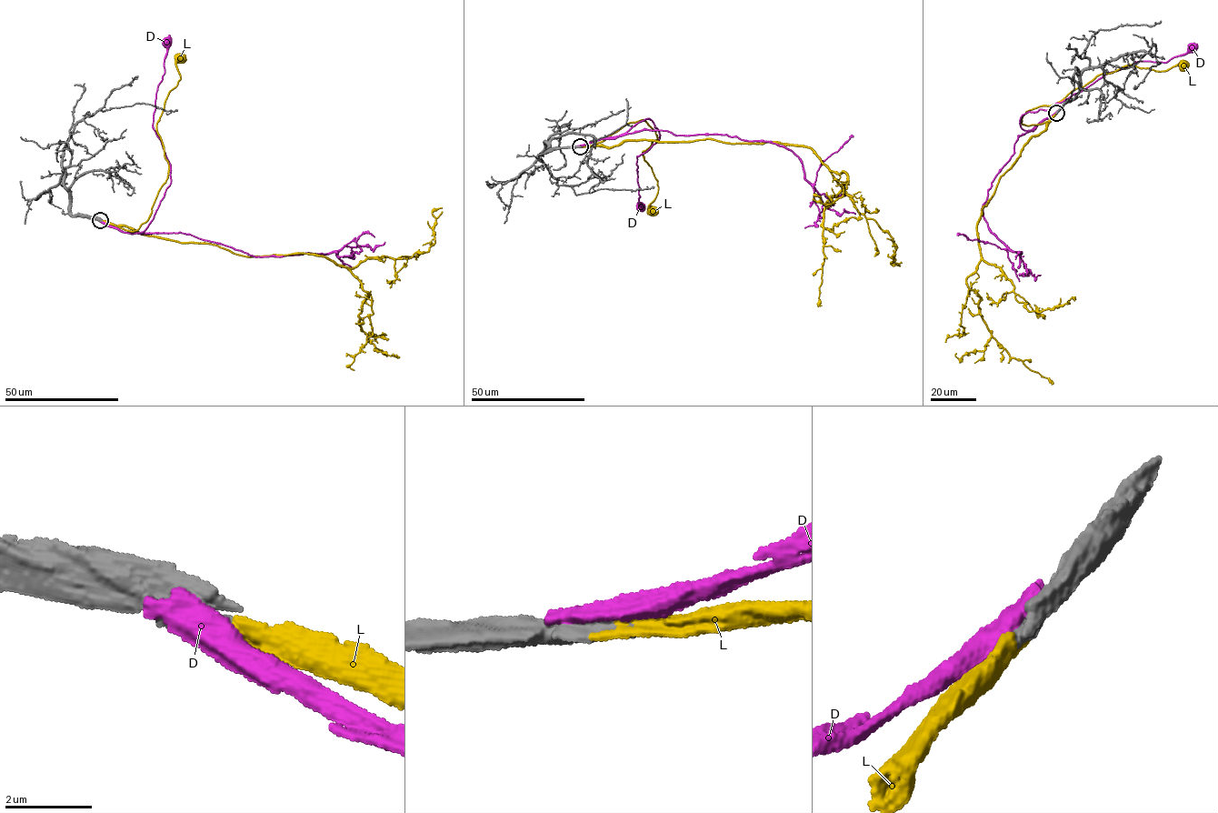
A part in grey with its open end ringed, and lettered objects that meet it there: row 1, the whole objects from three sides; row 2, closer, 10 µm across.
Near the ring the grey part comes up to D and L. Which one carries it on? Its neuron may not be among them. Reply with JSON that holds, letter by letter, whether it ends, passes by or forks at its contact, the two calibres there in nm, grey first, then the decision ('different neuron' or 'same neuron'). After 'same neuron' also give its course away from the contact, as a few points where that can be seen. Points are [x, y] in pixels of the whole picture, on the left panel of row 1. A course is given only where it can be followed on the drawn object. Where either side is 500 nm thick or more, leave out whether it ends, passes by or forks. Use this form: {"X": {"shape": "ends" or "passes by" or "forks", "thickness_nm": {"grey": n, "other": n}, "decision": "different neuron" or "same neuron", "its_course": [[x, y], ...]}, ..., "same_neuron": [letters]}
{"D": {"thickness_nm": {"grey": 800, "other": 700}, "decision": "different neuron"}, "L": {"thickness_nm": {"grey": 600, "other": 360}, "decision": "same neuron", "its_course": [[101, 220], [132, 231], [151, 212], [169, 169], [156, 126], [164, 101], [181, 78], [176, 64], [181, 56]]}, "same_neuron": ["L"]}

